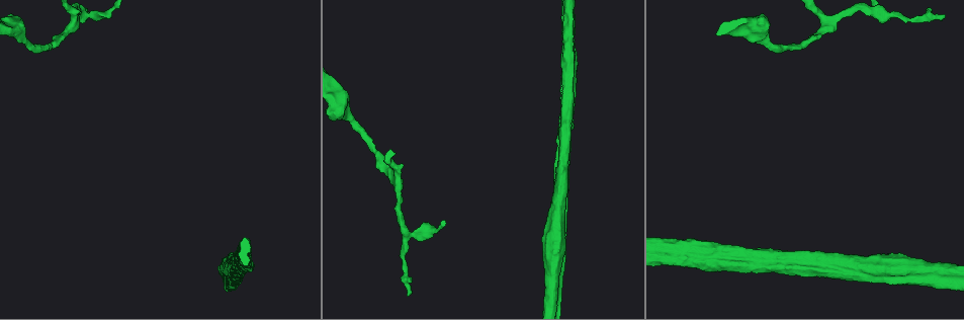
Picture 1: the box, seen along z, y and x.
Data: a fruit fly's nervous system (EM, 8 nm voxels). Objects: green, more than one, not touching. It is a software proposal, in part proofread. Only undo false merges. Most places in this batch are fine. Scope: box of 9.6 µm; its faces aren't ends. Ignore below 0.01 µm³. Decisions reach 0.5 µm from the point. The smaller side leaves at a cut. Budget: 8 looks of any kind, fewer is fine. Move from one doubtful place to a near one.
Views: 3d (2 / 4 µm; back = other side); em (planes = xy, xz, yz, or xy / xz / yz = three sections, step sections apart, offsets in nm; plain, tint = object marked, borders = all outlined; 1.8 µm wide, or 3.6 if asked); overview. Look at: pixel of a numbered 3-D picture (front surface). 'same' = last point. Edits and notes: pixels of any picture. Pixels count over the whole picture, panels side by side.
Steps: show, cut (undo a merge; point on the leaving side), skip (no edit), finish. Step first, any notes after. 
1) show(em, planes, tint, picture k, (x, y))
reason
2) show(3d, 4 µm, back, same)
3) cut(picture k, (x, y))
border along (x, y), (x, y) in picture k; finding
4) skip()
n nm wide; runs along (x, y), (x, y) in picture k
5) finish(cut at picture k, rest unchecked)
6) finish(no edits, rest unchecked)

show(3d, 2 µm, back, picture 1, (82, 15))
three-way junction

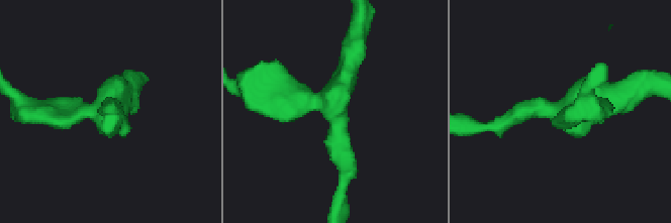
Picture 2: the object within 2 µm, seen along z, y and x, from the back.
show(em, planes, tint, picture 2, (106, 110))
3 arms

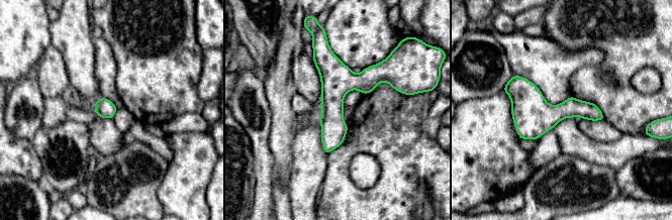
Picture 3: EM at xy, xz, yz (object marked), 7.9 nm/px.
skip()
runs along (326, 50), (331, 70), (327, 149) in picture 3; all the same neuron

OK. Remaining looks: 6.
show(em, planes, tint, picture 1, (766, 265))
three-way junction

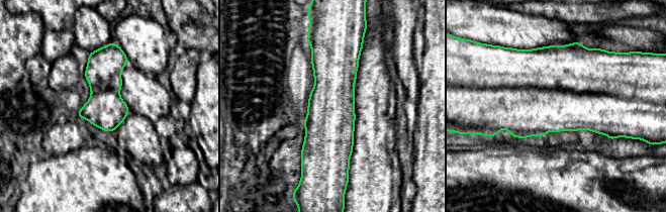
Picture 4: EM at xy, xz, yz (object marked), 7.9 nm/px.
cut(picture 4, (538, 111))
320 nm wide; border along (491, 87), (536, 86), (629, 99) in picture 4; a second neuron is stuck on

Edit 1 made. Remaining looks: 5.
finish(cut at picture 4, rest unchecked)

